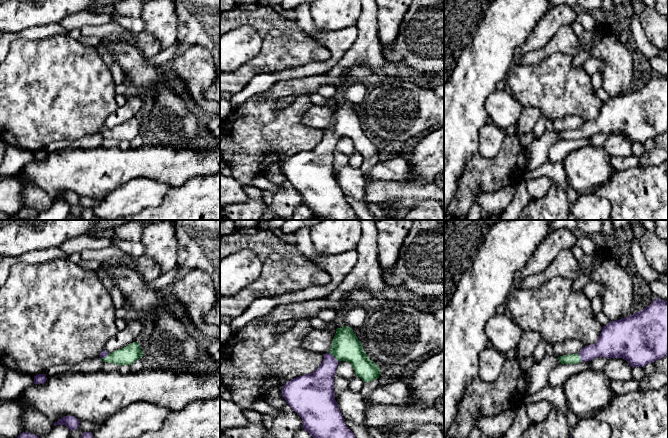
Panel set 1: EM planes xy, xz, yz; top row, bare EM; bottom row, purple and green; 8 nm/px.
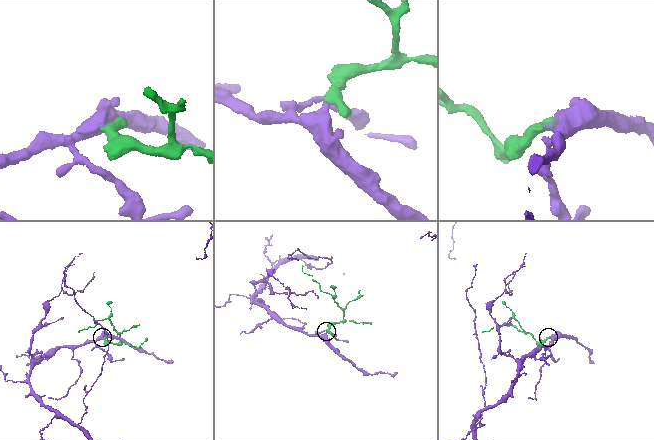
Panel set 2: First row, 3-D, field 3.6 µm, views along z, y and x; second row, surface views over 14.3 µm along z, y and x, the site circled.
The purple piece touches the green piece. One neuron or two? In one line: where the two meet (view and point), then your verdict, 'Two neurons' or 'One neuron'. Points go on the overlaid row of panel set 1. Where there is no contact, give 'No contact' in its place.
Touches purple at xz (333, 356). One neuron

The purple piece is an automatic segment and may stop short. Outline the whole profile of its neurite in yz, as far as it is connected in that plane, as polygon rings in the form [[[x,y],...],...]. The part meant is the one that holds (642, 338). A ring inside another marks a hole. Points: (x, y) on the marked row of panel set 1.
[[[654,300],[648,307],[604,326],[594,345],[577,354],[558,357],[561,364],[577,364],[597,357],[623,358],[633,367],[668,356],[668,302]]]

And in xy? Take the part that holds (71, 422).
[[[64,416],[53,425],[65,425],[70,431],[73,431],[79,428],[79,423],[80,421],[75,416]]]

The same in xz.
[[[344,326],[336,329],[332,341],[332,348],[326,354],[320,366],[311,374],[304,374],[288,381],[282,389],[282,396],[287,404],[303,419],[303,428],[313,438],[356,438],[346,426],[344,417],[335,400],[334,375],[339,361],[349,362],[355,375],[363,382],[370,382],[379,378],[380,368],[370,360],[361,342],[352,328]]]

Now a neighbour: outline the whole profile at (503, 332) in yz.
[[[501,313],[493,315],[487,321],[485,333],[495,349],[507,352],[516,349],[523,331],[512,317]]]

